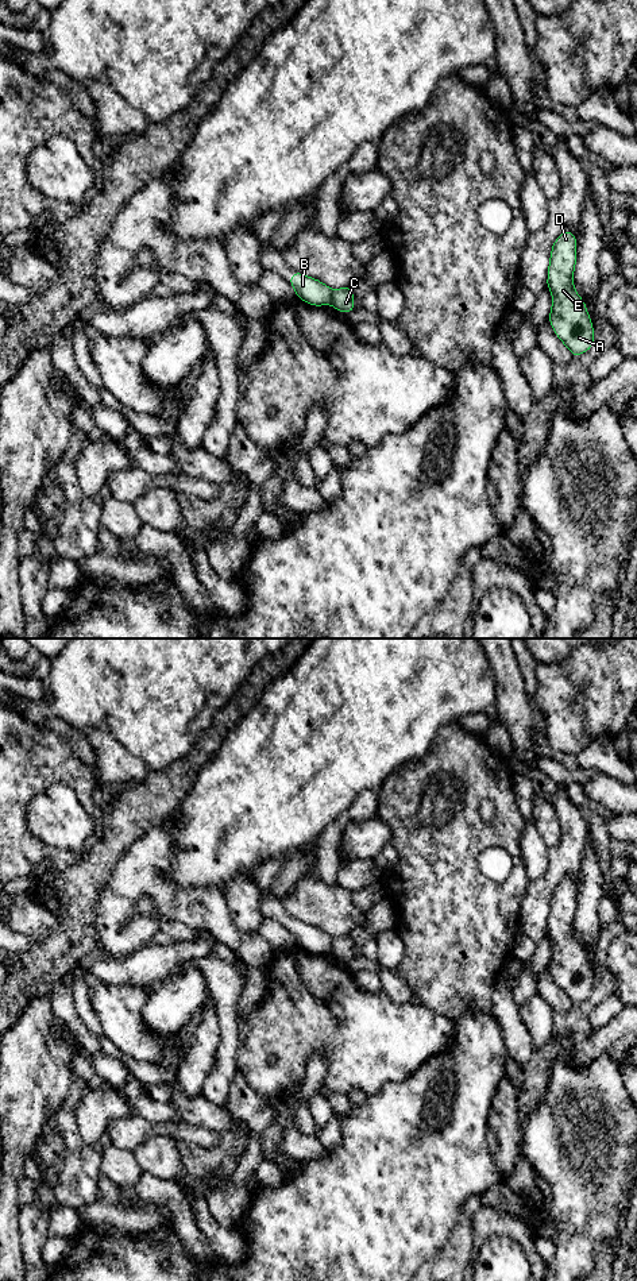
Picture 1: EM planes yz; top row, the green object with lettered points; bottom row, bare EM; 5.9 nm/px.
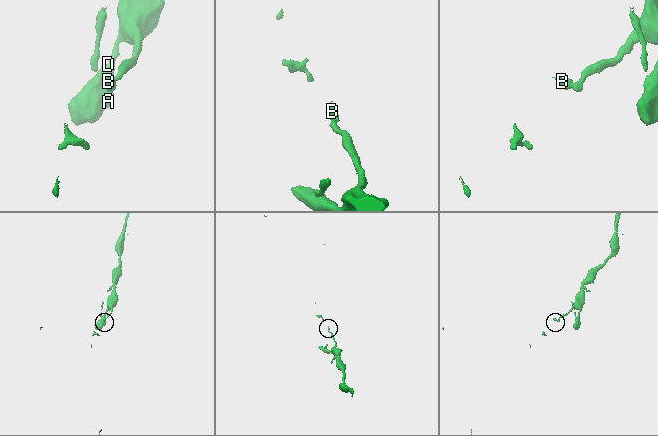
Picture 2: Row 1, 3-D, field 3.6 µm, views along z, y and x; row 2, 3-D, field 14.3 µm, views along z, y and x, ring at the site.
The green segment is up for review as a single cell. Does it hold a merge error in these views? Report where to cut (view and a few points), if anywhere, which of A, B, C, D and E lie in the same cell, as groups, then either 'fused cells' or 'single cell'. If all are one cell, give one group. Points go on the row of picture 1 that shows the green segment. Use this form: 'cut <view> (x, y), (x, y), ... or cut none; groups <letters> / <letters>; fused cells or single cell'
cut yz (334, 290), (329, 303); groups A C D E / B; fused cells

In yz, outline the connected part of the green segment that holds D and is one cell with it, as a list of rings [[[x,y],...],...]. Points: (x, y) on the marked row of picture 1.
[[[563,231],[551,248],[547,288],[552,293],[548,320],[556,336],[576,359],[594,344],[594,327],[586,302],[575,292],[576,236]]]

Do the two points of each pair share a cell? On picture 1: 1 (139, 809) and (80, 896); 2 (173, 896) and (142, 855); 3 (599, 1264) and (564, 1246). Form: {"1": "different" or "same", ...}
{"1": "same", "2": "same", "3": "different"}

